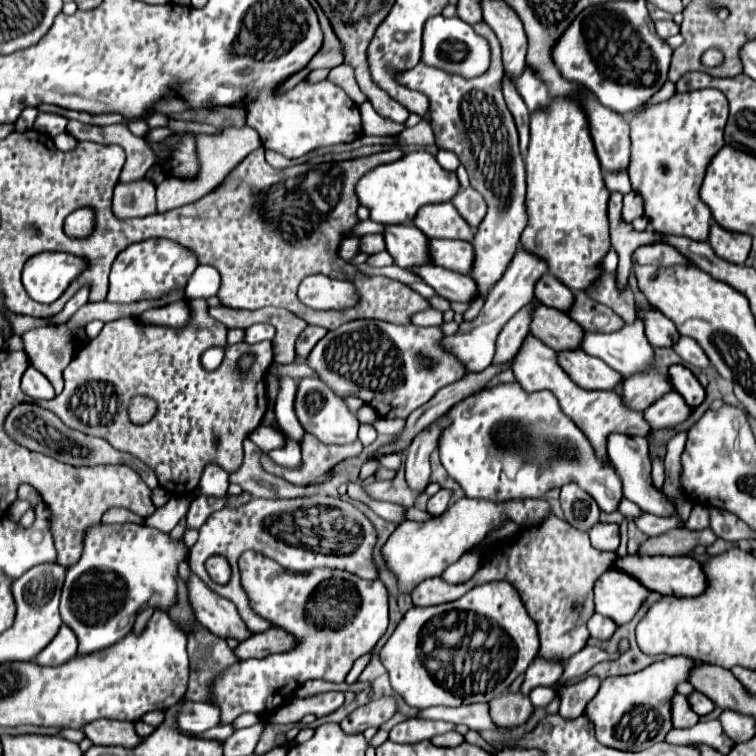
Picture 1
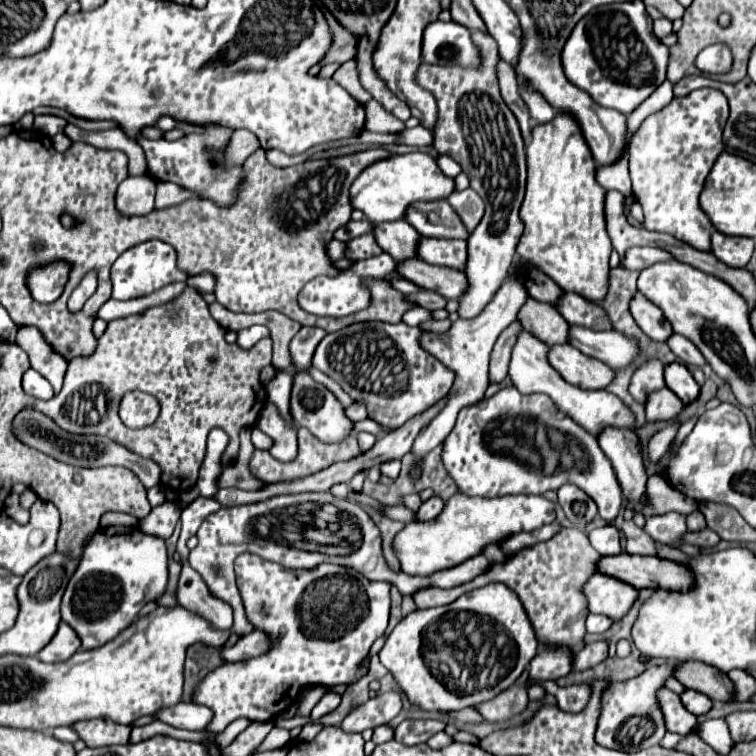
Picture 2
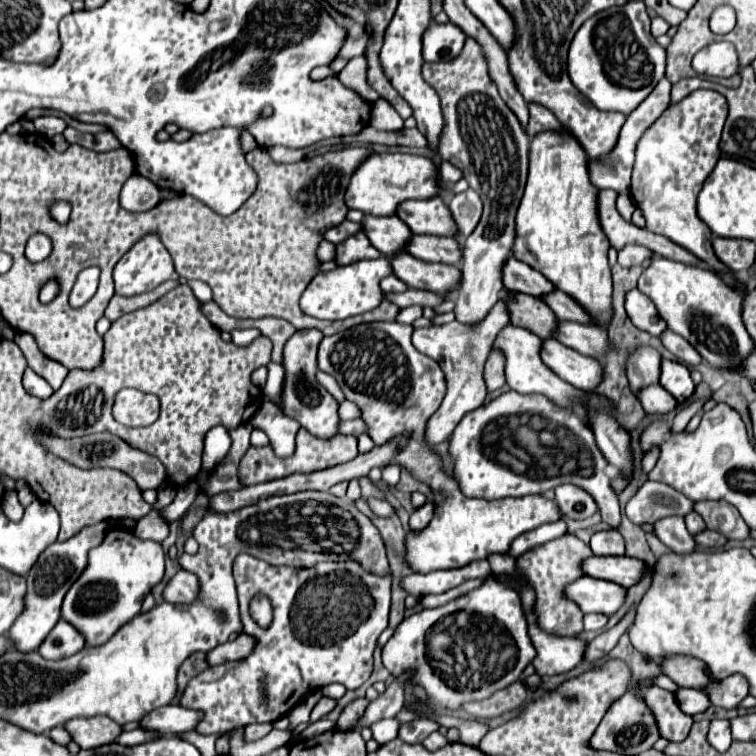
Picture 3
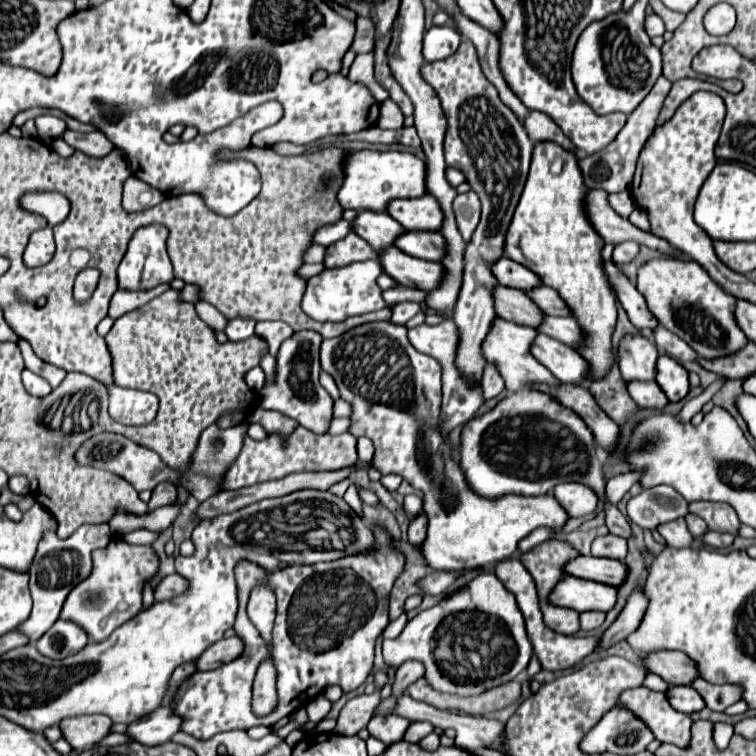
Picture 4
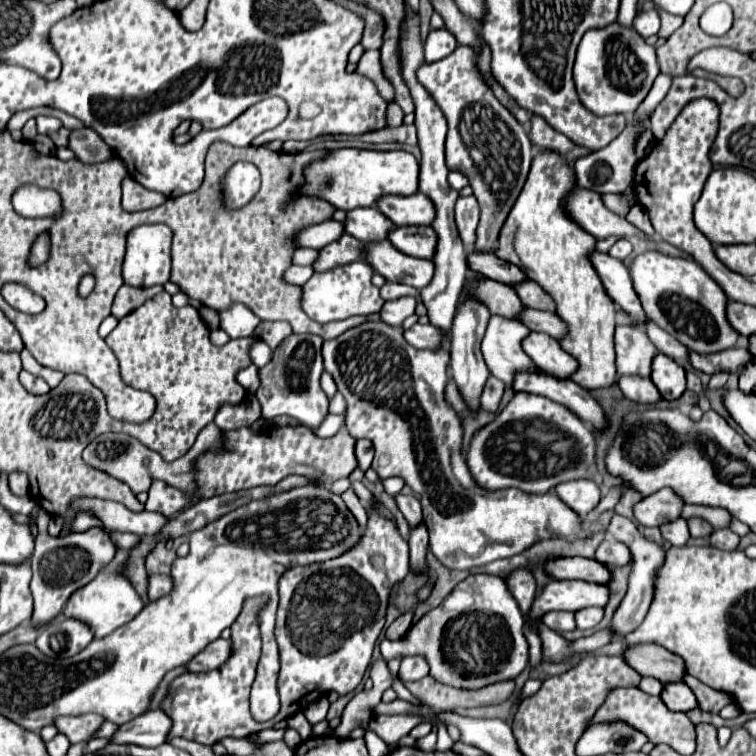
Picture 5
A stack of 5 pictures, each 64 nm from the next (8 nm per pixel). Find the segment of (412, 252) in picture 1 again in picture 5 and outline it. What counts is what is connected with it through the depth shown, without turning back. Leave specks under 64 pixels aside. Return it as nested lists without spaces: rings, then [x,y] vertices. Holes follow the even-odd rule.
[[[356,208],[348,212],[344,228],[348,234],[366,244],[382,242],[382,238],[386,238],[386,234],[394,230],[394,224],[384,214],[380,214],[378,208]]]

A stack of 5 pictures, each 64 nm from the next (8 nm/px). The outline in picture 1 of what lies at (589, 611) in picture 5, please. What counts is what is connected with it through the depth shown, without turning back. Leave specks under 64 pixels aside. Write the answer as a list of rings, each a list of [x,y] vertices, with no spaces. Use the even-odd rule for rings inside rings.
[[[594,614],[588,622],[588,630],[590,630],[590,636],[592,638],[598,638],[598,640],[610,640],[612,634],[616,632],[616,622],[606,618],[606,616],[600,616],[600,614]]]

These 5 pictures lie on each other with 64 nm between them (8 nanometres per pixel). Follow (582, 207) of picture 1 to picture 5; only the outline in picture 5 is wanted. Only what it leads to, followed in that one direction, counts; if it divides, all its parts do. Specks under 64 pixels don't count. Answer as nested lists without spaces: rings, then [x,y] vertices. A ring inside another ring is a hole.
[[[540,148],[532,160],[524,190],[520,192],[514,208],[510,210],[506,226],[500,232],[496,256],[518,264],[554,298],[558,316],[570,328],[568,336],[560,340],[560,346],[580,362],[580,368],[572,380],[586,390],[594,390],[610,386],[616,380],[616,306],[606,294],[602,280],[590,262],[590,254],[596,248],[596,238],[586,234],[586,230],[582,230],[562,210],[562,198],[566,198],[574,186],[574,168],[566,166],[566,158],[562,158],[562,154],[554,154],[552,150]]]

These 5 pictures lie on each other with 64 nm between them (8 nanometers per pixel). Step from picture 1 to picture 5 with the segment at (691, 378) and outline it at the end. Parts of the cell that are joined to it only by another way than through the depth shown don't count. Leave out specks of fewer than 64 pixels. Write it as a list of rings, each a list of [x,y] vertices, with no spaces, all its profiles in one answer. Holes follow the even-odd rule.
[[[658,354],[652,362],[652,382],[664,400],[678,400],[686,390],[686,370],[666,354]]]

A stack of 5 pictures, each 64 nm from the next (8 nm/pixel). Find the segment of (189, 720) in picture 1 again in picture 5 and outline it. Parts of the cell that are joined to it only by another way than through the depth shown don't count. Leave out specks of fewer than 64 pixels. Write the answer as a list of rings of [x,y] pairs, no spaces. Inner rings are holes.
[[[148,710],[136,720],[122,724],[112,736],[114,744],[138,744],[138,746],[160,746],[170,734],[172,718],[164,710]]]

